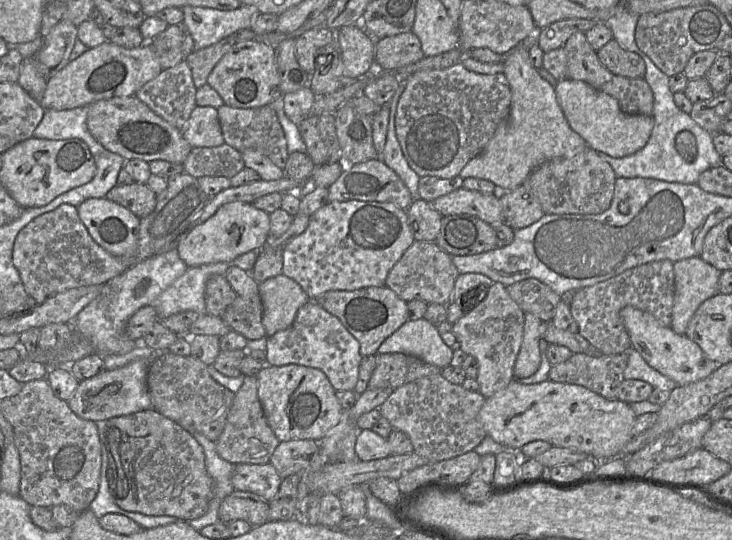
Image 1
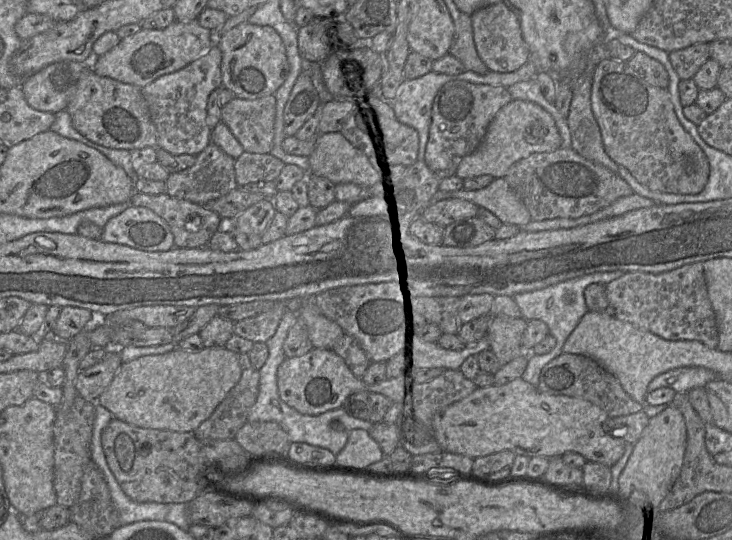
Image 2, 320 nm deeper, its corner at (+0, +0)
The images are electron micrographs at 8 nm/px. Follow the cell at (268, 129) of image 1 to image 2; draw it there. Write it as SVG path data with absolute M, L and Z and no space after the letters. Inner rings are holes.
M268 95L258 99L233 97L221 108L221 121L243 147L244 152L268 154L273 147L276 99Z

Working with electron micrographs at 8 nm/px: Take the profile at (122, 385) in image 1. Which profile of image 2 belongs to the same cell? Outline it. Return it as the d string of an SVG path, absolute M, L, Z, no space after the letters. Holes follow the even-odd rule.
M204 347L201 351L185 351L178 348L165 354L141 356L122 363L97 403L109 410L114 418L140 428L193 433L211 416L240 378L239 354L225 347Z

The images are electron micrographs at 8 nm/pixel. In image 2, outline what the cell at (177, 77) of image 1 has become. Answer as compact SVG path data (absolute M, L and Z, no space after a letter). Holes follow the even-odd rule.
M213 44L201 57L184 68L165 74L141 88L152 122L157 131L158 147L172 155L198 155L211 142L211 129L206 122L207 102L215 89L222 87L221 76L222 54L219 47Z

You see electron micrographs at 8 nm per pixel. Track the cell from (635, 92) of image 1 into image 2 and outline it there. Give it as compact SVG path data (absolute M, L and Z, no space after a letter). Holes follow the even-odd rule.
M606 57L593 71L591 107L606 153L618 165L627 168L639 183L654 191L673 194L699 194L704 190L710 174L708 158L679 122L667 88L649 85L627 62Z

